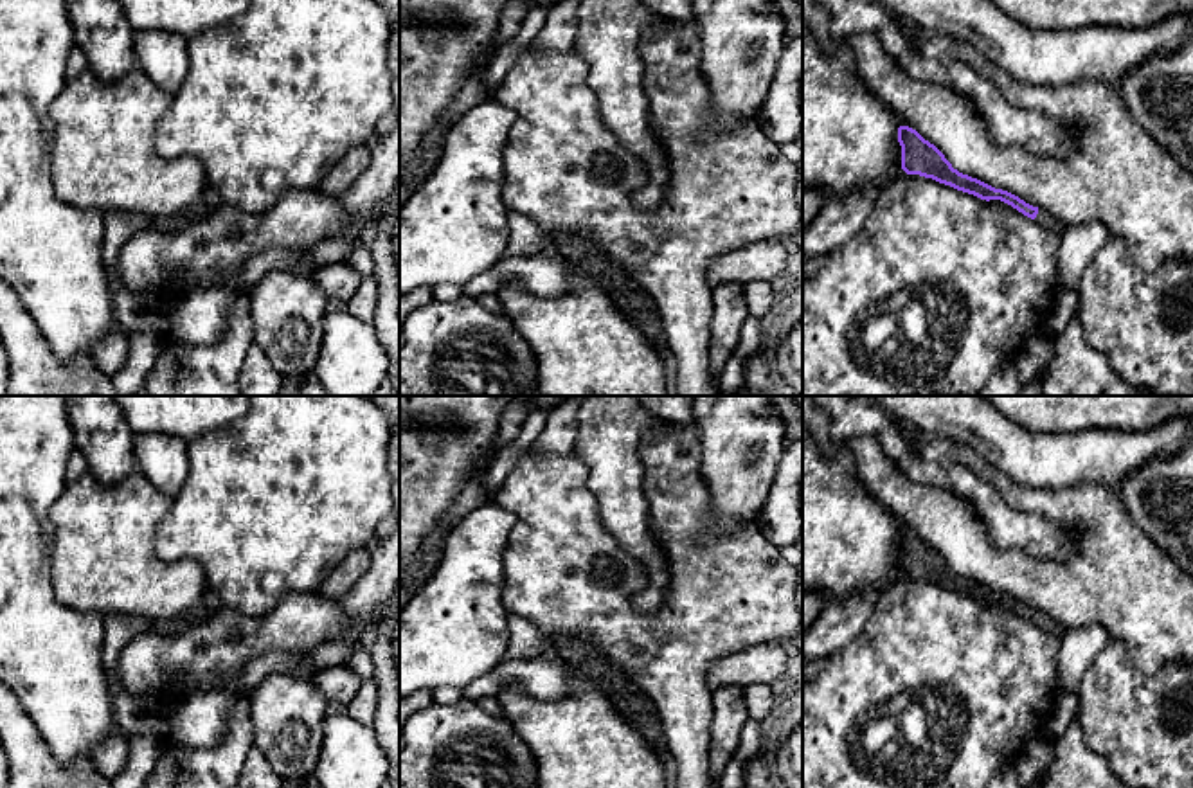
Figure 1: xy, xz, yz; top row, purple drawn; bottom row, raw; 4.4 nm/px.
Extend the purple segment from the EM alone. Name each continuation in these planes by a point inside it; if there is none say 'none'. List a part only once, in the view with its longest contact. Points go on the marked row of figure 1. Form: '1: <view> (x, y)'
1: yz (1044, 218)

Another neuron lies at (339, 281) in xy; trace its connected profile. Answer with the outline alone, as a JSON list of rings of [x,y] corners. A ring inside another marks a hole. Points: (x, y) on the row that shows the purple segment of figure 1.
[[[335,263],[313,272],[311,279],[329,299],[347,302],[363,277],[349,263]]]

